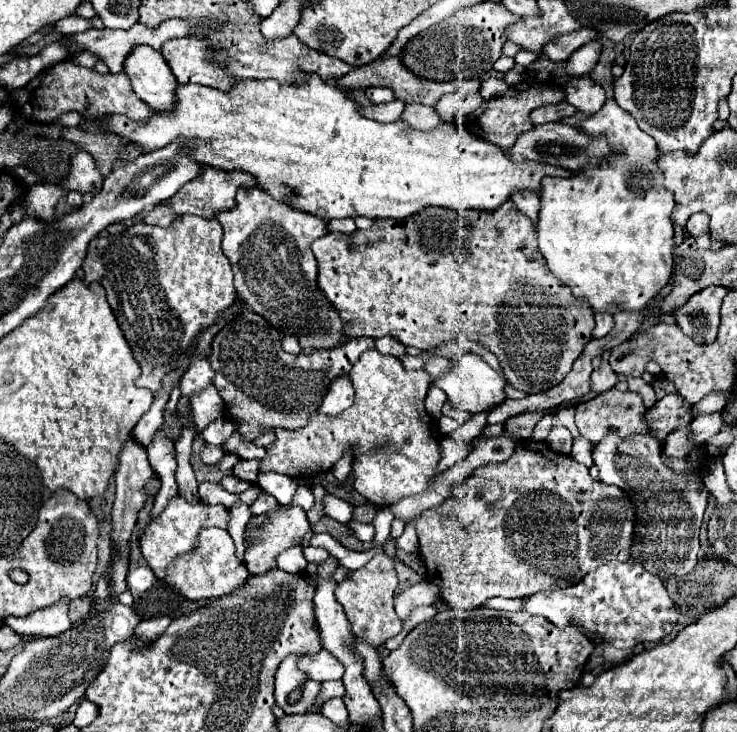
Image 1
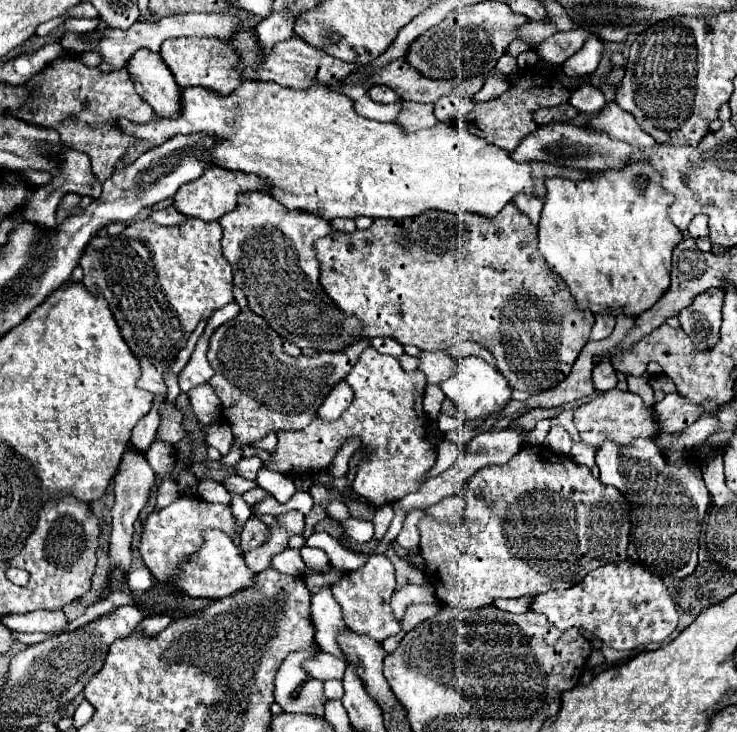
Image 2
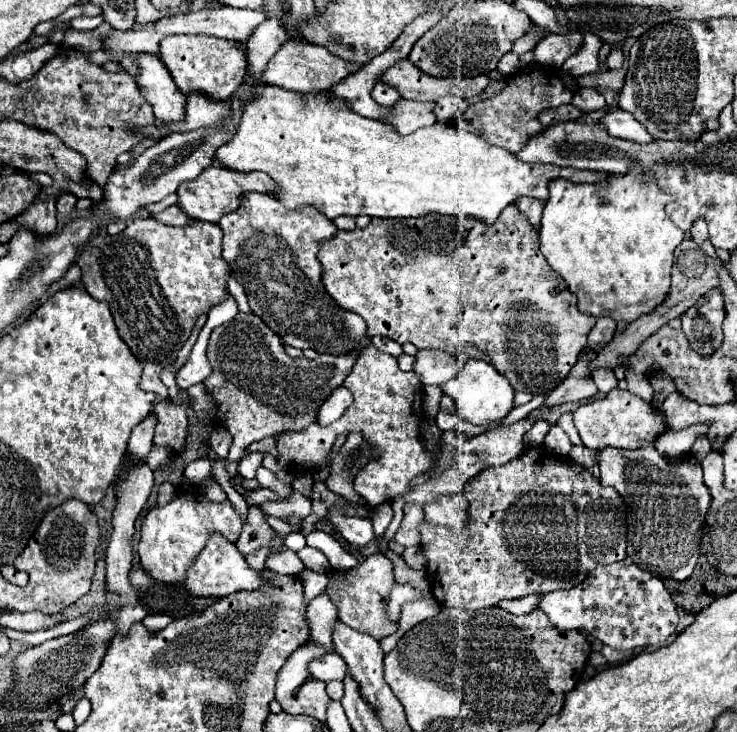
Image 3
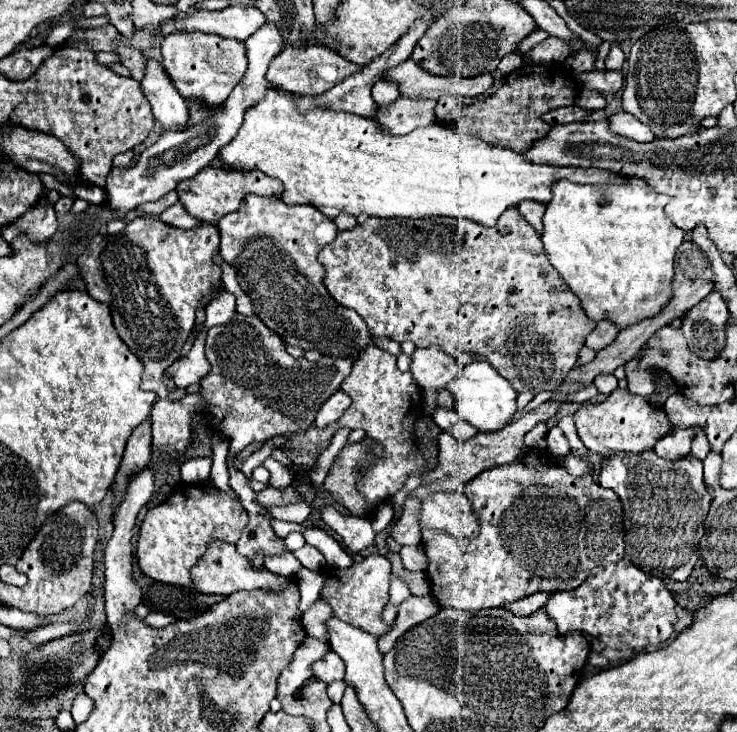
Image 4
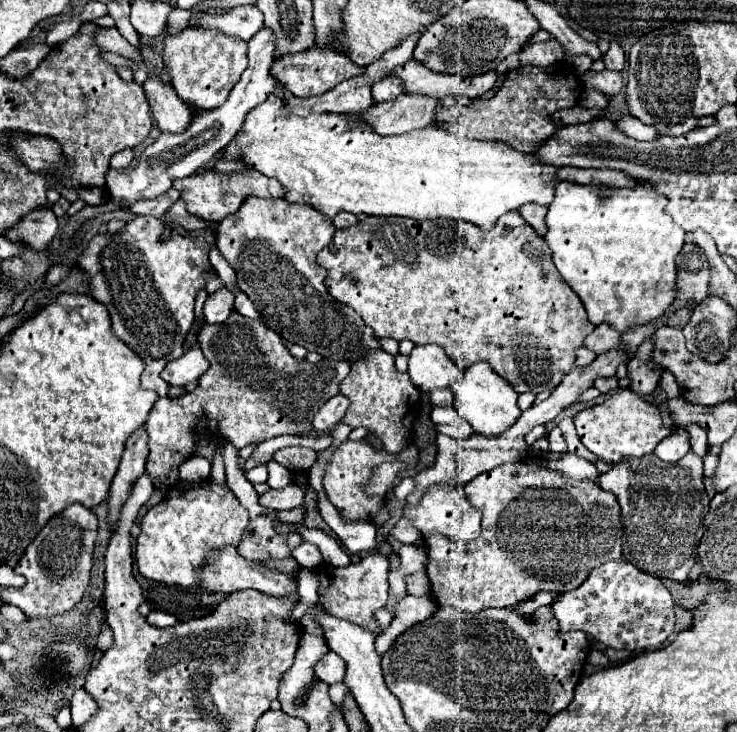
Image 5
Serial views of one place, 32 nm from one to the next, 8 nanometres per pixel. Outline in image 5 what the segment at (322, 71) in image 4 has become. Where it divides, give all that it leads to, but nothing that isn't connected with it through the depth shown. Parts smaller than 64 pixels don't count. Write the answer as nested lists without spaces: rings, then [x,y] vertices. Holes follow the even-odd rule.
[[[312,46],[308,50],[302,50],[302,52],[296,52],[296,54],[286,54],[286,56],[280,56],[272,62],[270,66],[270,76],[282,84],[290,94],[294,96],[300,96],[300,98],[306,98],[306,96],[316,96],[316,94],[324,94],[326,90],[334,88],[338,82],[342,80],[348,80],[352,76],[358,76],[362,74],[364,68],[356,66],[352,60],[348,60],[344,54],[340,52],[332,52],[332,50],[326,50],[326,48],[318,48],[318,46]]]

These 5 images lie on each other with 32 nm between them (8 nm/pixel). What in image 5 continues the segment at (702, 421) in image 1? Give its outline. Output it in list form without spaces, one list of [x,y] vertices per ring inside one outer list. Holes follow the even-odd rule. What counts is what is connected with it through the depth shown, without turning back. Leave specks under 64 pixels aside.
[[[676,430],[672,436],[664,438],[656,448],[654,454],[666,462],[678,462],[690,450],[690,434],[686,430]]]

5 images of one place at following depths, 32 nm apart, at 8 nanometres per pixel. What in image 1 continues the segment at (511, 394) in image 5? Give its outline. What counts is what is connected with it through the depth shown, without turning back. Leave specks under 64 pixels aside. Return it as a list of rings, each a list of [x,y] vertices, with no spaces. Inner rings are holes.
[[[466,352],[466,354],[458,354],[450,360],[452,360],[452,366],[444,374],[440,374],[440,378],[436,380],[436,386],[448,394],[448,400],[452,402],[454,408],[476,414],[476,412],[490,410],[492,406],[498,406],[502,400],[506,400],[506,396],[504,396],[506,380],[500,374],[496,374],[478,354]]]

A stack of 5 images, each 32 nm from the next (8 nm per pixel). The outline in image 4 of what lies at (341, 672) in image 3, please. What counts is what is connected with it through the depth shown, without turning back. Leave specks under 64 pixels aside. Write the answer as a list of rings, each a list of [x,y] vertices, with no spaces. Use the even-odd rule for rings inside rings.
[[[332,650],[324,658],[316,660],[310,668],[314,678],[326,684],[334,680],[344,680],[344,660],[340,660],[340,656],[336,656]]]

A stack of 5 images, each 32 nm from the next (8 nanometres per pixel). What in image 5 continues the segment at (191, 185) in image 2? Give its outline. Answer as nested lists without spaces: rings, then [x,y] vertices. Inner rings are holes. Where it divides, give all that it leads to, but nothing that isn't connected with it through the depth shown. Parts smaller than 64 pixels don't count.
[[[212,168],[202,174],[190,176],[188,180],[176,180],[176,190],[180,192],[180,198],[186,202],[186,208],[190,214],[194,214],[206,222],[212,222],[212,224],[218,224],[224,216],[238,212],[238,208],[246,196],[260,196],[260,198],[282,198],[284,196],[284,186],[278,180],[272,180],[264,174],[260,174],[258,170],[222,174]]]

